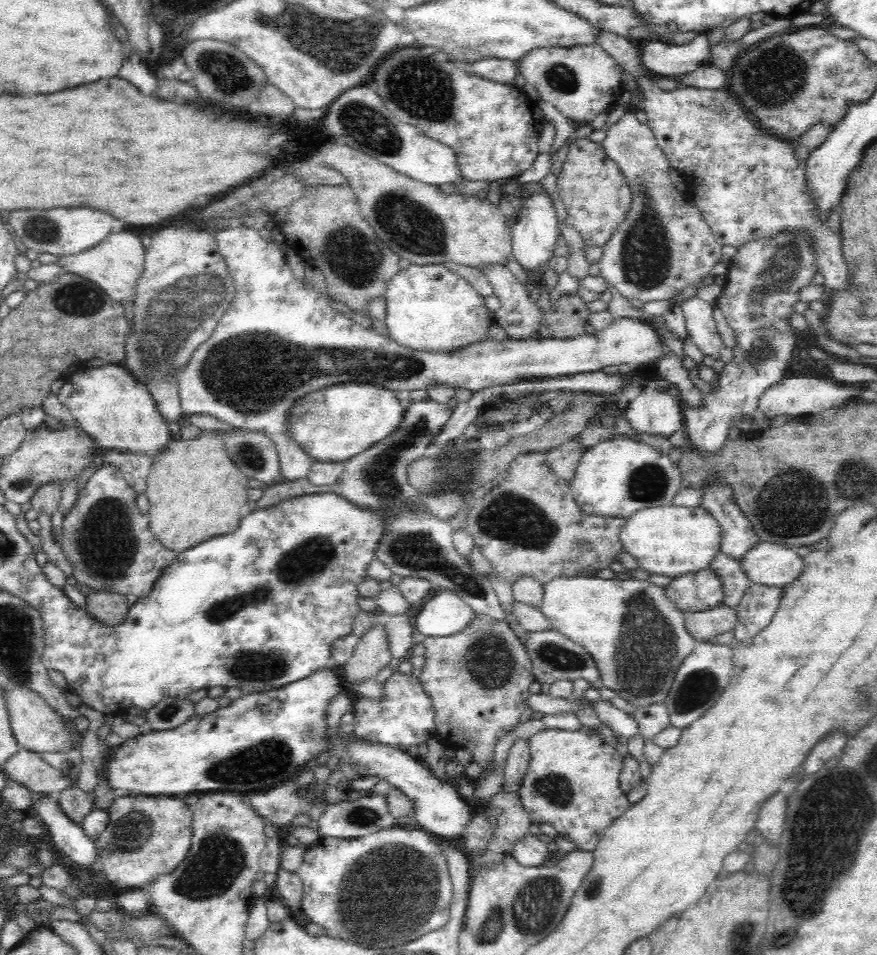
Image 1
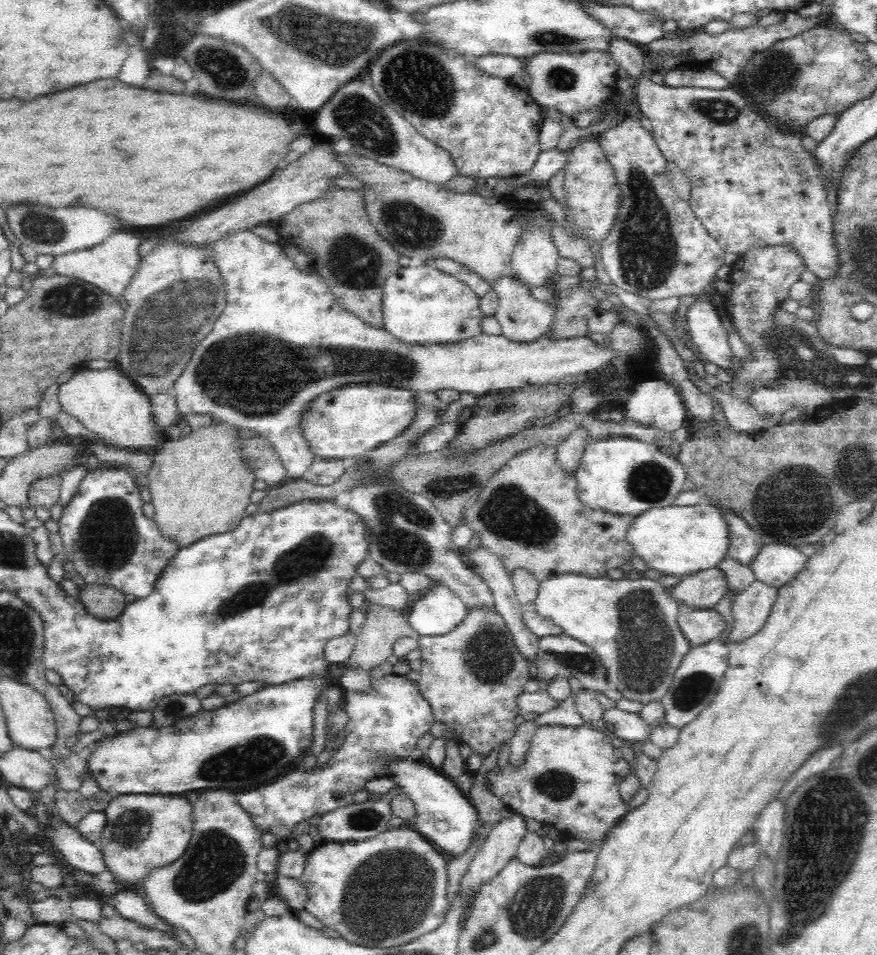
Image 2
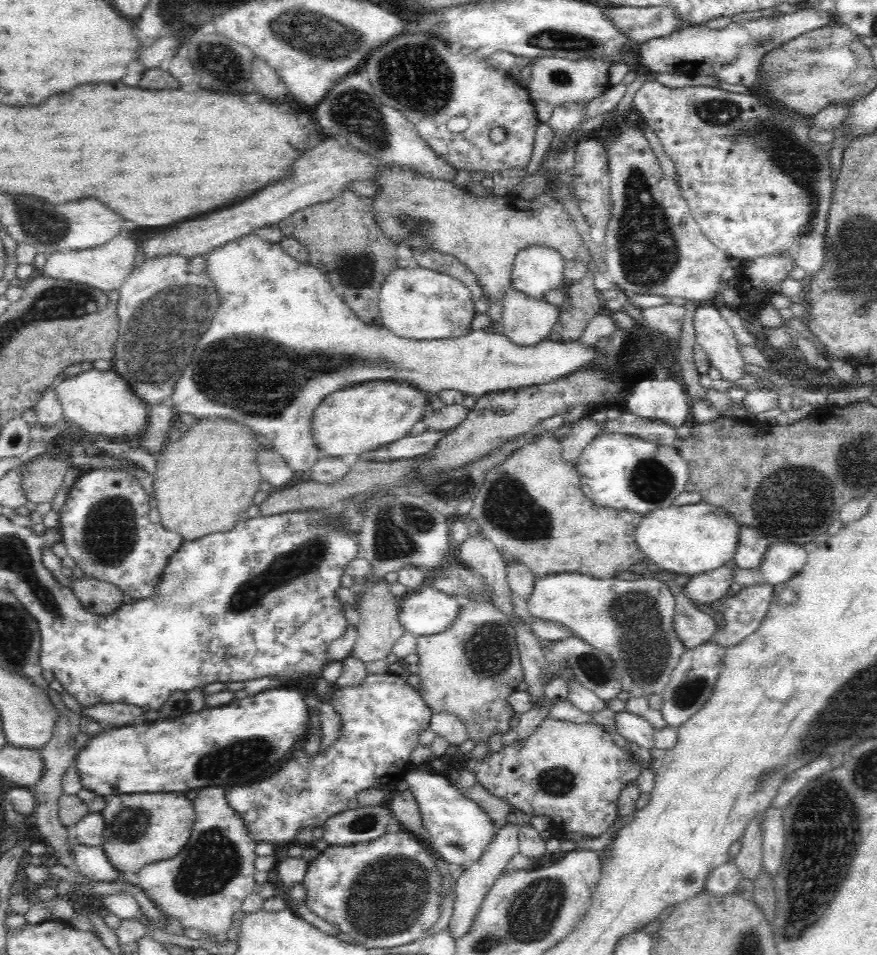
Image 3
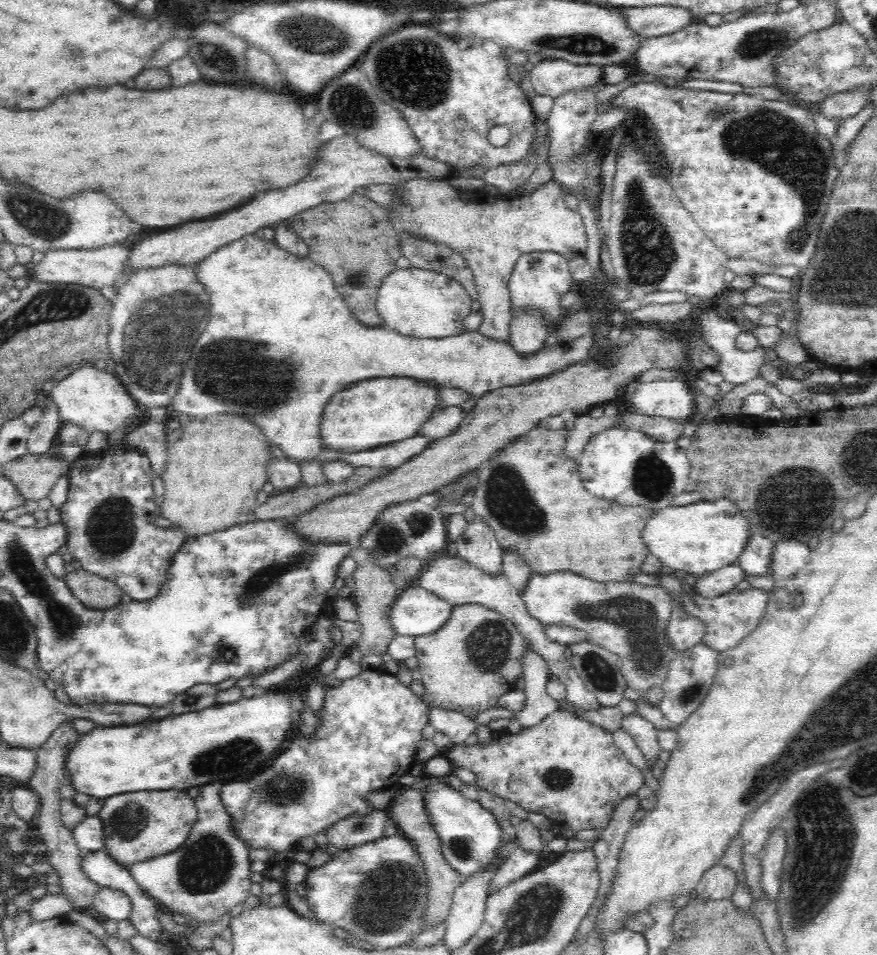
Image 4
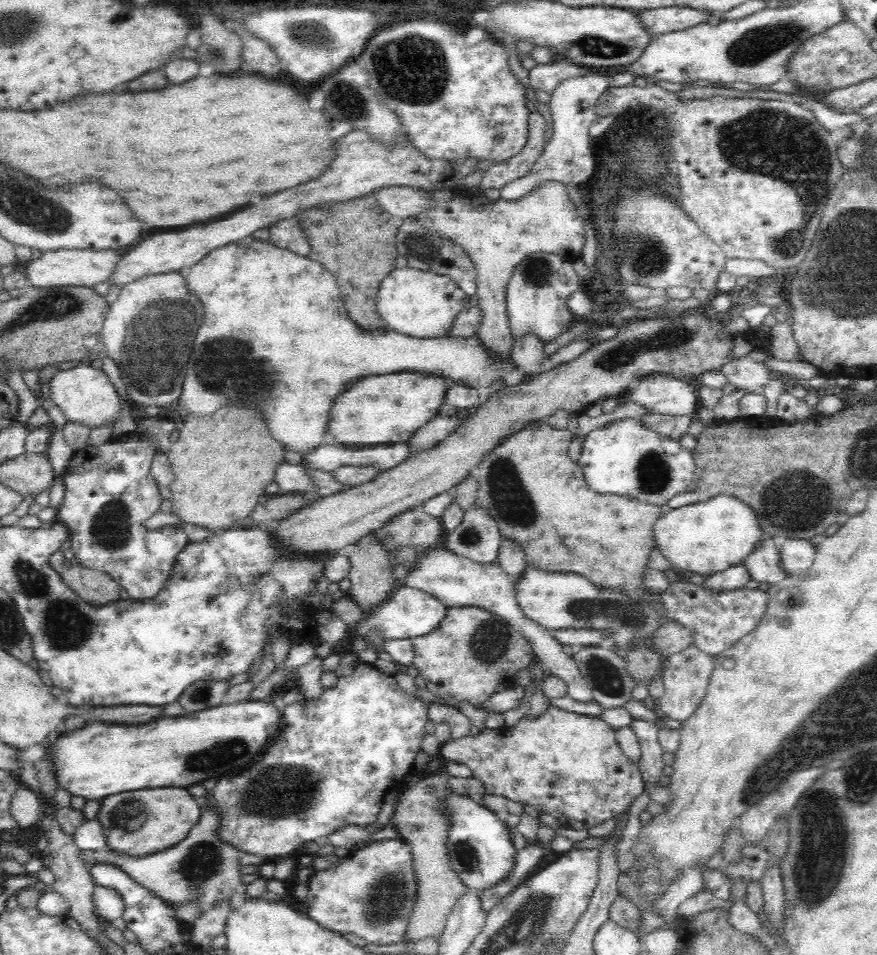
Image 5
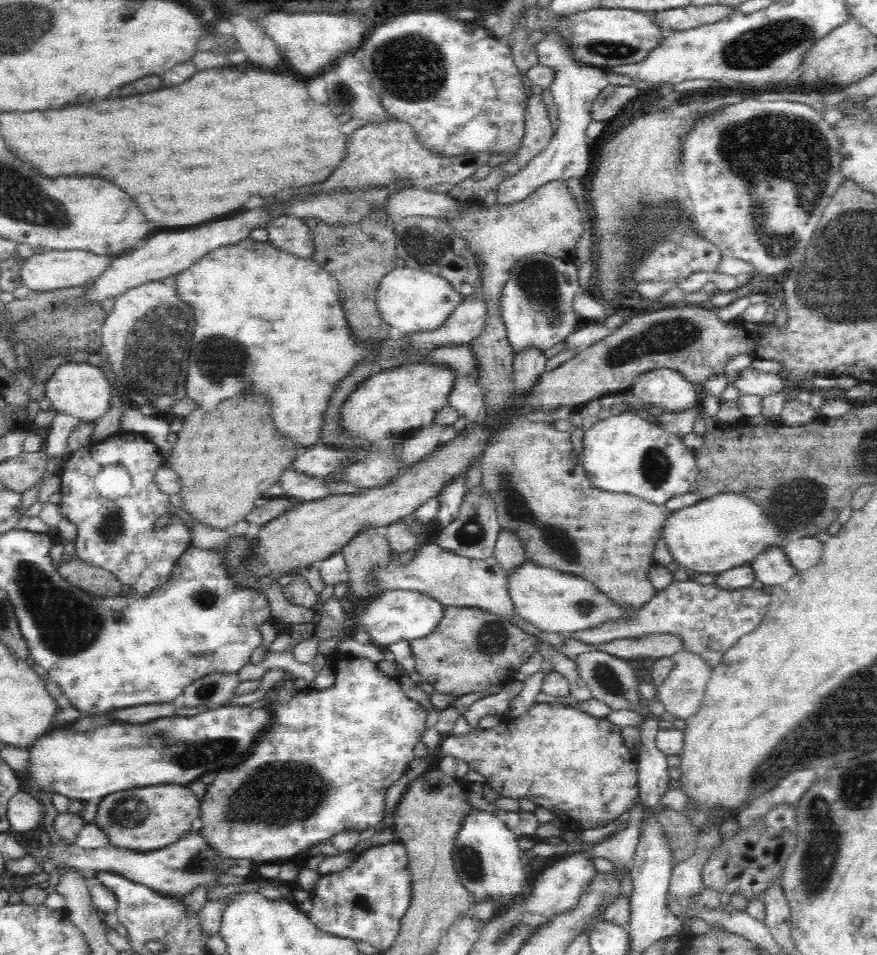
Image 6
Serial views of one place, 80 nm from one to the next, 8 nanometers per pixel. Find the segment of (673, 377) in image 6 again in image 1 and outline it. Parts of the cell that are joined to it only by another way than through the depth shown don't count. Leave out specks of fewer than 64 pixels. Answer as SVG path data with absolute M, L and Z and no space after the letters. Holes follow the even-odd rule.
M658 388L642 389L629 403L625 419L639 434L652 433L666 438L683 426L678 403Z

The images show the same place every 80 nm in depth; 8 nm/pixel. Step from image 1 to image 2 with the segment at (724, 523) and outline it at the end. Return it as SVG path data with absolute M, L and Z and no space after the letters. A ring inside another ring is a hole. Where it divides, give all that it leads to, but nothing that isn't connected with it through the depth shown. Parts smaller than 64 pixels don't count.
M716 506L720 509L722 519L726 521L728 527L728 548L726 556L740 562L740 564L748 565L750 560L754 558L756 552L763 546L761 536L752 530L748 523L733 510L727 510Z

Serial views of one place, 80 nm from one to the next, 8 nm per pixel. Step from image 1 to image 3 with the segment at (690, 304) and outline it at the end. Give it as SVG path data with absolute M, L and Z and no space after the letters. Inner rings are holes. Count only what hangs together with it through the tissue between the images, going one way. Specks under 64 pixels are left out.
M718 302L696 305L693 315L695 342L708 355L711 366L717 368L724 380L738 380L744 371L744 359L738 352L738 341L732 328L718 311Z

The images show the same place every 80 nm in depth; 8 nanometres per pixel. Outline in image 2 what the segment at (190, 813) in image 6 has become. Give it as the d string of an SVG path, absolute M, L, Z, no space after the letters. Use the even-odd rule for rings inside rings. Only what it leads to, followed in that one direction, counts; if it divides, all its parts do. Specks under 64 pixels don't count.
M117 794L105 809L107 818L105 829L97 842L94 842L102 853L102 861L109 873L116 877L116 882L126 884L141 884L158 868L166 868L182 858L193 833L193 808L187 800L177 795L120 795Z

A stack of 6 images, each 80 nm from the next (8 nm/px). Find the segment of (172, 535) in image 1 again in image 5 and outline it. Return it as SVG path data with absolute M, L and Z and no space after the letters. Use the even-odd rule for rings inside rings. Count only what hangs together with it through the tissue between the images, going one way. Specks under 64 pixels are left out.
M234 405L219 408L211 415L188 414L183 418L179 439L168 446L167 457L172 467L172 482L168 484L172 507L170 513L183 524L204 528L216 533L237 526L260 503L264 489L273 480L276 466L283 462L285 450L270 437L262 415L256 410L236 408Z

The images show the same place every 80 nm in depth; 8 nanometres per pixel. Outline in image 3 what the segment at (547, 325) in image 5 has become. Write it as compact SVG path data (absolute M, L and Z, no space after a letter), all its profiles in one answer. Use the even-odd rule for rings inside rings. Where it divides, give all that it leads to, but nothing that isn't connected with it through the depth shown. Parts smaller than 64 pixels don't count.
M546 245L521 249L511 268L512 288L544 301L544 292L565 288L569 283L562 273L564 263L560 252Z

